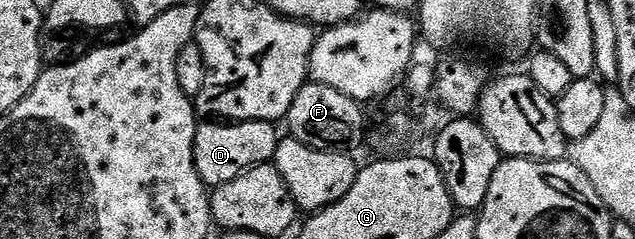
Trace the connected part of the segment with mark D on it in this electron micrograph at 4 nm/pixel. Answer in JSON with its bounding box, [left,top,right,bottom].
[195,121,281,185]

